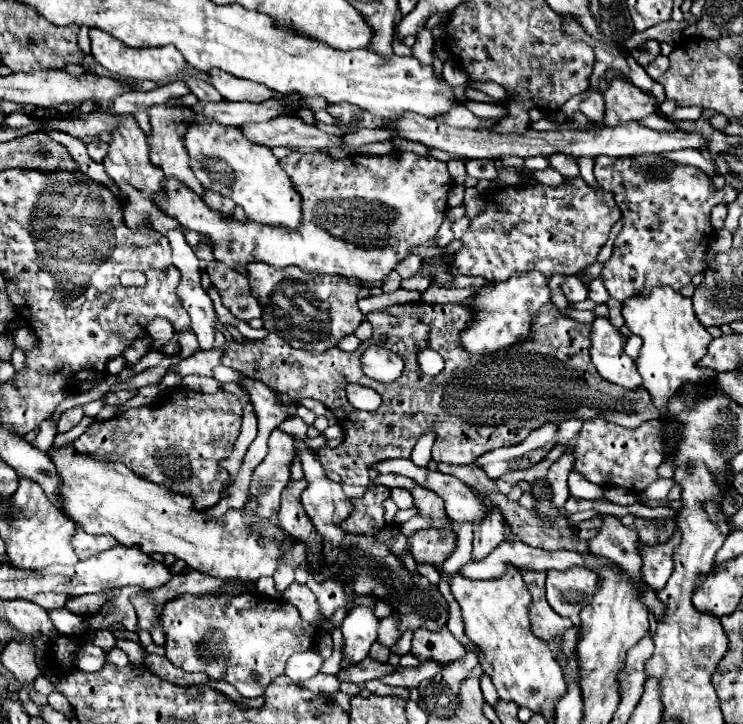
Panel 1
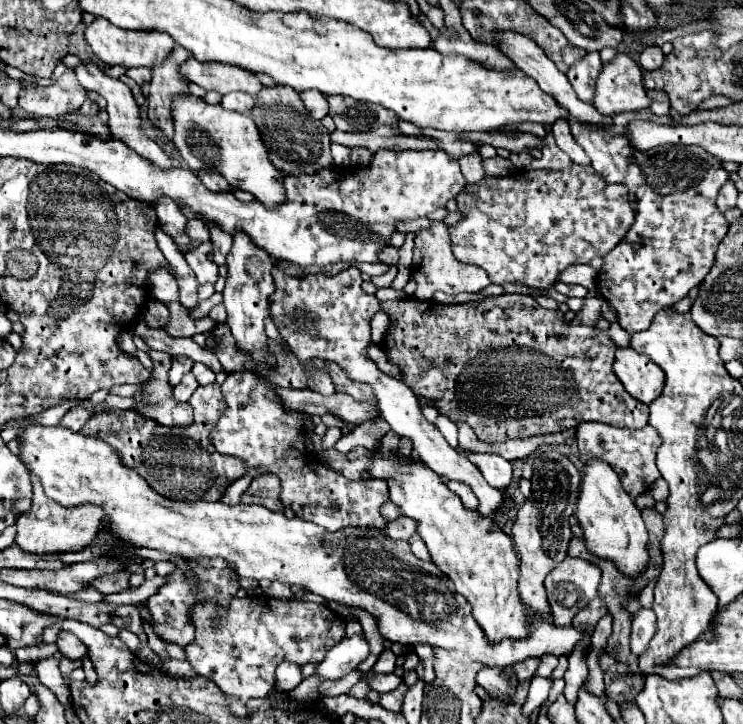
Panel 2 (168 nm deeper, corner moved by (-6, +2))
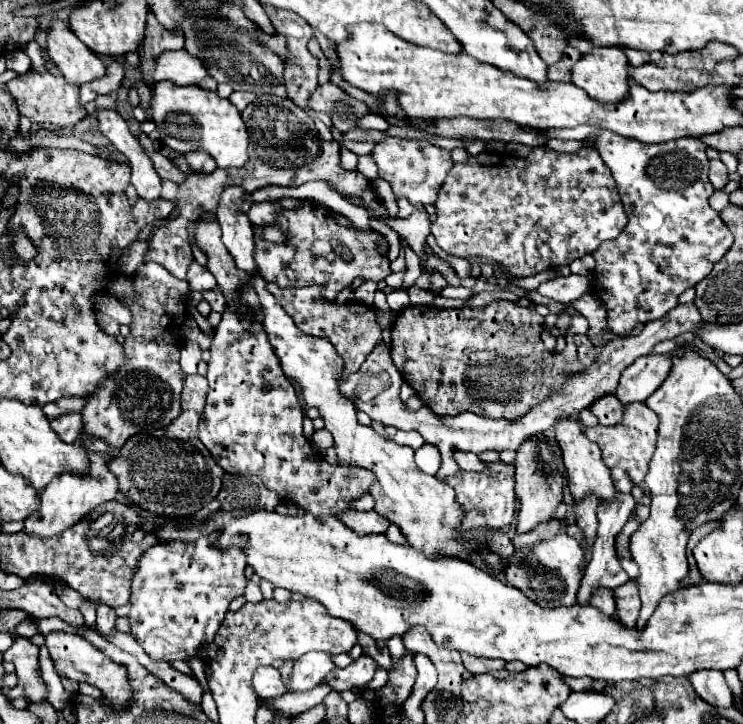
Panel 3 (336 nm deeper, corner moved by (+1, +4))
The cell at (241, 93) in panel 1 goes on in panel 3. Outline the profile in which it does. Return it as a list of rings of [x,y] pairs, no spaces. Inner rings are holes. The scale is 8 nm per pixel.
[[[185,49],[167,51],[163,53],[163,57],[155,59],[153,81],[169,79],[177,85],[191,85],[191,83],[199,83],[205,77],[207,77],[207,71],[203,63],[197,57],[189,55]]]

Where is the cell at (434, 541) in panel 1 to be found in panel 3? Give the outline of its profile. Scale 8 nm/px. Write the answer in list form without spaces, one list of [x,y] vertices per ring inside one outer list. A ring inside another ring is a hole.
[[[349,511],[349,513],[341,513],[339,517],[347,527],[355,529],[357,533],[385,533],[385,529],[389,527],[389,521],[379,515],[377,511]]]

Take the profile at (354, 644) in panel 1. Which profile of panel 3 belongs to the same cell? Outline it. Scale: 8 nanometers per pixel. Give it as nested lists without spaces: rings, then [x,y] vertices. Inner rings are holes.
[[[311,651],[311,653],[307,653],[307,655],[303,655],[303,657],[299,657],[295,661],[291,677],[289,677],[287,691],[307,691],[307,689],[313,689],[333,669],[335,669],[335,665],[333,665],[329,653]]]

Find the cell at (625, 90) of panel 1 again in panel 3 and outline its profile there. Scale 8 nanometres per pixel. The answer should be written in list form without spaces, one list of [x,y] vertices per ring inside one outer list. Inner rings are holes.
[[[599,47],[583,53],[571,67],[571,81],[599,103],[619,103],[629,95],[627,57],[621,47]]]

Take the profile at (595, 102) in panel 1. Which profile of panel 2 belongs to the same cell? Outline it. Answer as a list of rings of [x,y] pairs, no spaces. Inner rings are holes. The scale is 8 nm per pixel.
[[[588,53],[584,59],[580,59],[578,63],[574,63],[570,67],[570,71],[566,73],[576,95],[586,101],[592,103],[594,99],[594,83],[598,79],[598,71],[602,71],[602,61],[598,53]]]

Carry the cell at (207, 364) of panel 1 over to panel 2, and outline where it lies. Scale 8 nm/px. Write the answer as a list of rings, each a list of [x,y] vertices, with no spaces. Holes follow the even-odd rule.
[[[144,381],[144,383],[133,384],[133,385],[116,385],[110,389],[110,394],[118,395],[121,397],[132,397],[134,394],[142,391],[142,387],[146,387],[146,383],[148,381]]]

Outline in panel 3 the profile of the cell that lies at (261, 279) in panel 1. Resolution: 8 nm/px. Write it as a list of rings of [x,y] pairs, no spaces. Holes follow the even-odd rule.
[[[275,283],[267,285],[269,293],[273,293],[283,305],[283,309],[293,317],[295,325],[307,333],[307,335],[317,335],[317,337],[327,337],[337,353],[345,361],[345,377],[351,373],[357,373],[361,363],[367,359],[371,349],[381,343],[381,325],[377,323],[375,311],[369,305],[359,305],[359,303],[347,303],[347,305],[337,305],[337,303],[327,303],[325,299],[319,297],[323,291],[321,287],[299,287],[299,289],[281,289]]]

